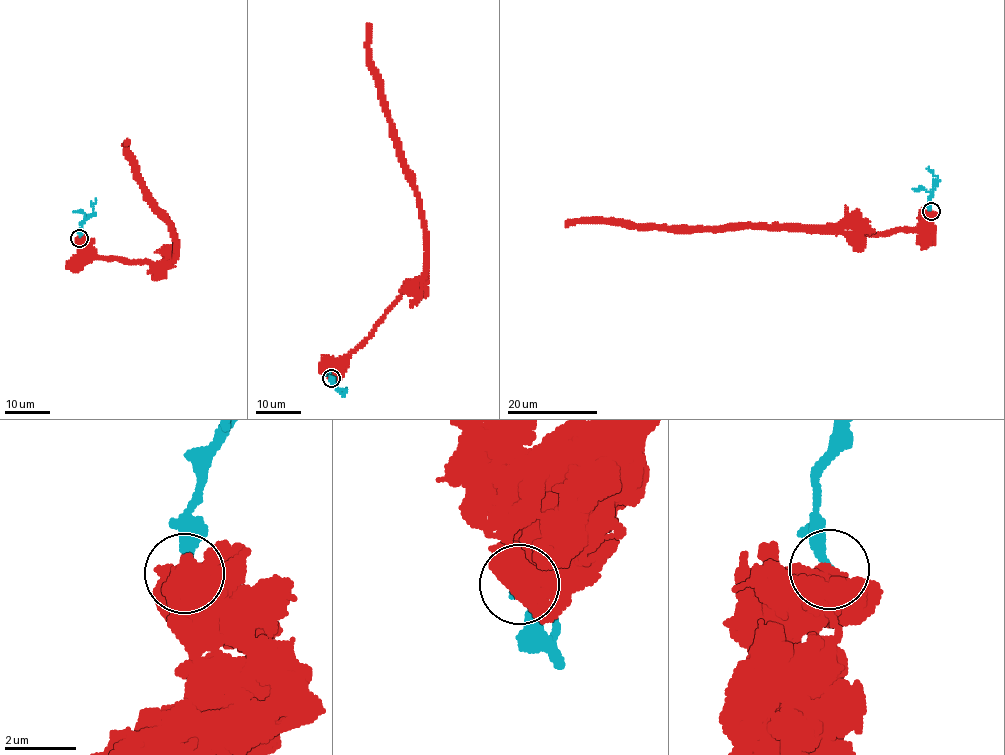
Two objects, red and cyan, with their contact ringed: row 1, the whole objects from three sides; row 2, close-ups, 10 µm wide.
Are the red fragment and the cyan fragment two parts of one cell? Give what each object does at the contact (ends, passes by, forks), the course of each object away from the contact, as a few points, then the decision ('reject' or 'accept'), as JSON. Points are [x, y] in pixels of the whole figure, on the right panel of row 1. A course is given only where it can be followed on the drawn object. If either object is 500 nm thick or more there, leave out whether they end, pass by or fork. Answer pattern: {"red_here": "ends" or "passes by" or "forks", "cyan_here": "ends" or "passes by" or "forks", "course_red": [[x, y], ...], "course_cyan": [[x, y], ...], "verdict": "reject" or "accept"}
{"course_red": [[931, 212], [927, 220], [912, 229], [857, 236], [755, 225], [674, 229], [612, 220], [565, 224]], "course_cyan": [[931, 211], [930, 196], [938, 179], [927, 168]], "verdict": "reject"}

